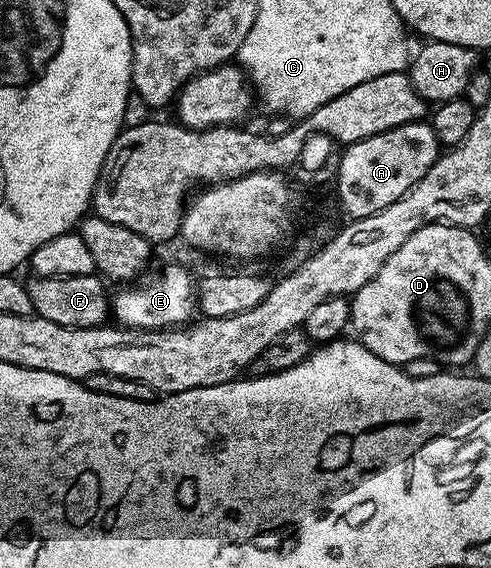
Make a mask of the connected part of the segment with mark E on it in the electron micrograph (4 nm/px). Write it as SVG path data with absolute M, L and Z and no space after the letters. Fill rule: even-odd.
M162 266L153 270L143 273L133 284L113 295L112 318L117 325L127 330L165 330L181 327L195 317L196 282L193 277L190 279L189 272L182 266Z

